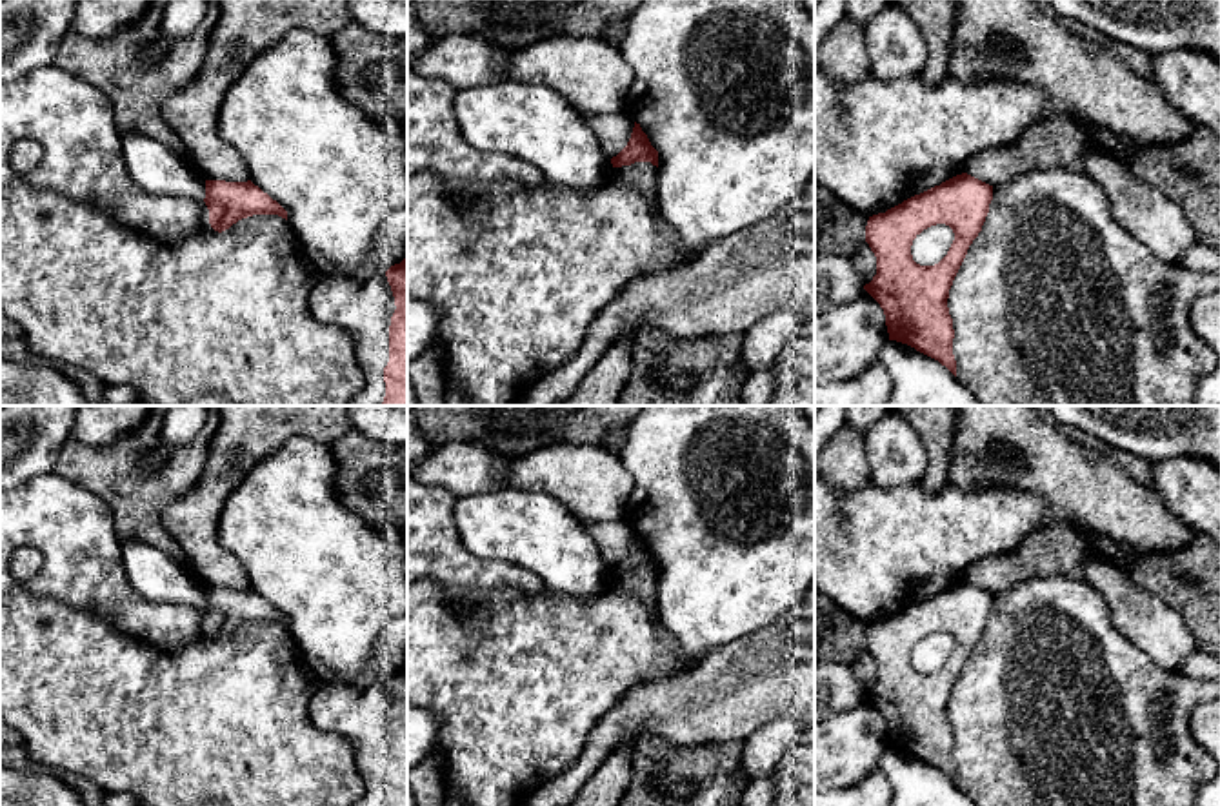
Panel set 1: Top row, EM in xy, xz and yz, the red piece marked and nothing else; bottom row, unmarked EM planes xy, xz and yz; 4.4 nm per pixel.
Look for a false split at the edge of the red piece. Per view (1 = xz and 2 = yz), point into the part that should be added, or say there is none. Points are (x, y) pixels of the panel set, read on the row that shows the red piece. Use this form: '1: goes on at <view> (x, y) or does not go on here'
1: does not go on here
2: does not go on here

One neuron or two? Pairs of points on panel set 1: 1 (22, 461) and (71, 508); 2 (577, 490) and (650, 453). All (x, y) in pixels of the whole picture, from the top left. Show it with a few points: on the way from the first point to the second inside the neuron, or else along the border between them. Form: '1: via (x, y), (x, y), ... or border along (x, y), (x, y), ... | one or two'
1: border along (51, 470), (33, 475), (19, 486) | two
2: border along (617, 455), (631, 477), (631, 493), (626, 508) | two

